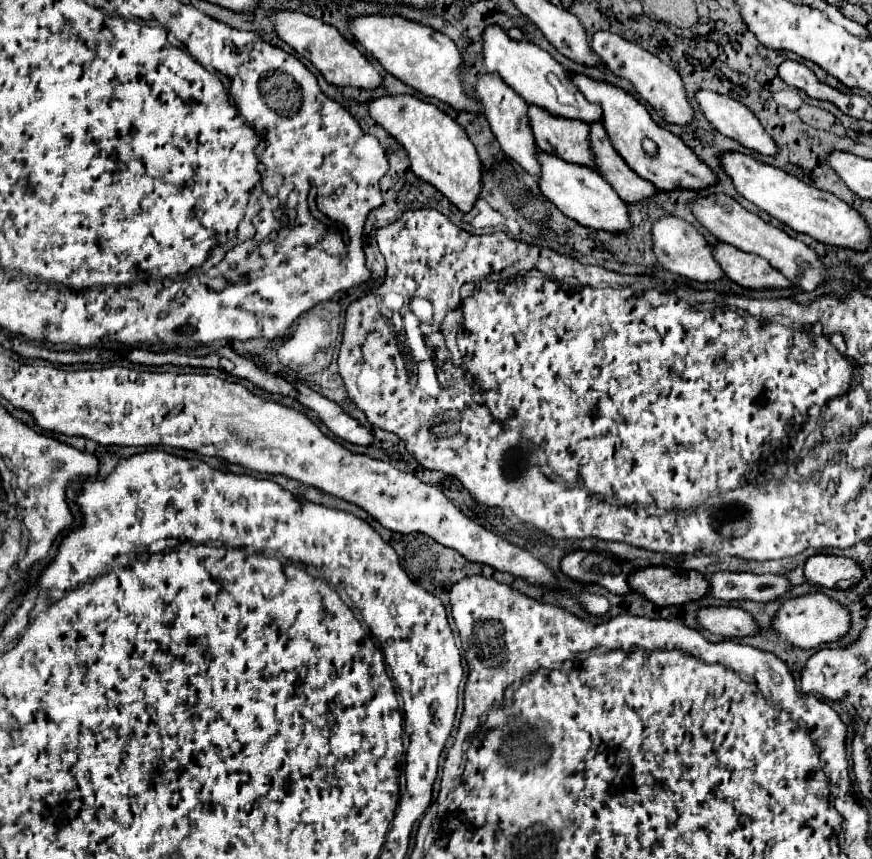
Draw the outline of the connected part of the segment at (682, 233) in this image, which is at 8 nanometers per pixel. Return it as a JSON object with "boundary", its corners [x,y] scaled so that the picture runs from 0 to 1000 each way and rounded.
{"boundary":[[[761,251],[748,263],[748,277],[750,277],[750,293],[755,298],[755,305],[780,321],[787,321],[798,328],[821,328],[830,324],[830,317],[826,307],[819,303],[817,286],[810,282],[810,277],[787,256],[780,256],[775,251]]]}

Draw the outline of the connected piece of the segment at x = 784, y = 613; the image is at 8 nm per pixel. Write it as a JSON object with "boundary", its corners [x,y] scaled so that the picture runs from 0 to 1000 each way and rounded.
{"boundary":[[[931,689],[917,696],[901,698],[888,719],[888,733],[899,738],[901,750],[915,754],[936,754],[940,750],[959,747],[975,733],[975,710],[945,689]]]}

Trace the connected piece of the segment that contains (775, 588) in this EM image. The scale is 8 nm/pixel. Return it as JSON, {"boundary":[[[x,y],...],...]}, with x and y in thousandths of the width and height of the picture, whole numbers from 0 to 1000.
{"boundary":[[[821,666],[812,671],[814,694],[826,698],[865,698],[883,701],[899,694],[908,680],[897,668],[860,666]]]}

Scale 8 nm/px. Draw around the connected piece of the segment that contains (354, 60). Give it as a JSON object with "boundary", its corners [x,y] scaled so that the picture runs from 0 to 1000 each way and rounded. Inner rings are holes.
{"boundary":[[[317,12],[310,21],[317,30],[319,42],[328,51],[333,51],[344,65],[356,70],[378,98],[417,102],[417,105],[440,102],[438,84],[433,84],[427,77],[427,72],[404,49],[399,49],[383,30],[378,30],[378,28],[374,28],[360,19],[353,19],[346,14],[330,14],[330,12]]]}

